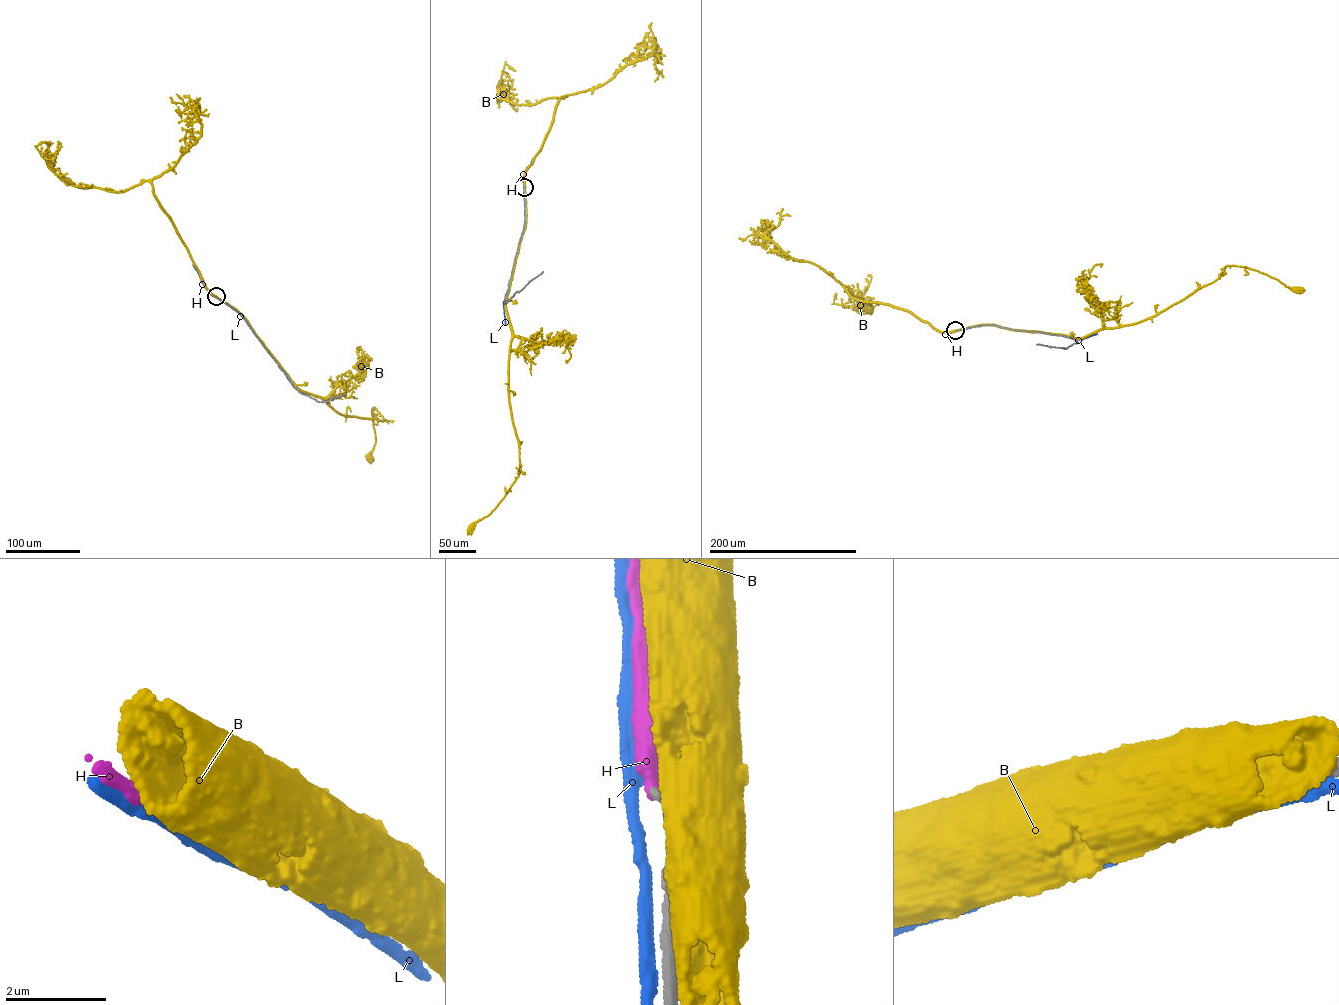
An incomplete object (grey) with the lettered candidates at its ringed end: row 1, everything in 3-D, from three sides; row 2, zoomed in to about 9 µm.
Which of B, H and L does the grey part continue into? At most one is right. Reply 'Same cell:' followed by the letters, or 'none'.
Same cell: none

